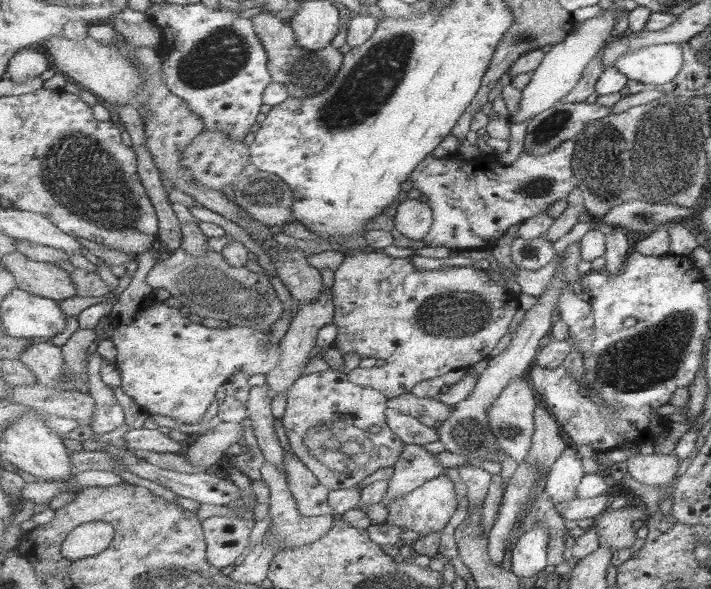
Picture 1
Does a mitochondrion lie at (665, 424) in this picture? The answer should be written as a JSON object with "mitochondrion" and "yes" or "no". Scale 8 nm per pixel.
{"mitochondrion":"no"}

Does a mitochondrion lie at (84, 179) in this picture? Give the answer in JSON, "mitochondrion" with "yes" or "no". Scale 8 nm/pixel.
{"mitochondrion":"yes"}

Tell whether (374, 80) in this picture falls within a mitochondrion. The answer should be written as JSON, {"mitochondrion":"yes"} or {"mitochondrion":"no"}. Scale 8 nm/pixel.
{"mitochondrion":"yes"}

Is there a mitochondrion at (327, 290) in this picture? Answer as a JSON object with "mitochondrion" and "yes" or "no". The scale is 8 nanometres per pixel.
{"mitochondrion":"no"}

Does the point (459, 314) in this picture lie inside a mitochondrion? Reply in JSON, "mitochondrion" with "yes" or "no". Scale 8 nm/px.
{"mitochondrion":"yes"}

